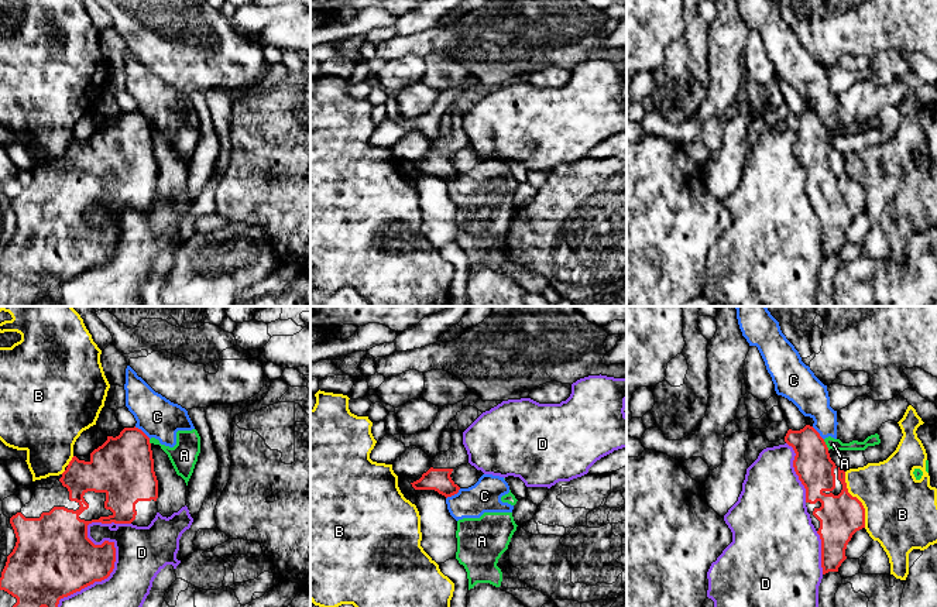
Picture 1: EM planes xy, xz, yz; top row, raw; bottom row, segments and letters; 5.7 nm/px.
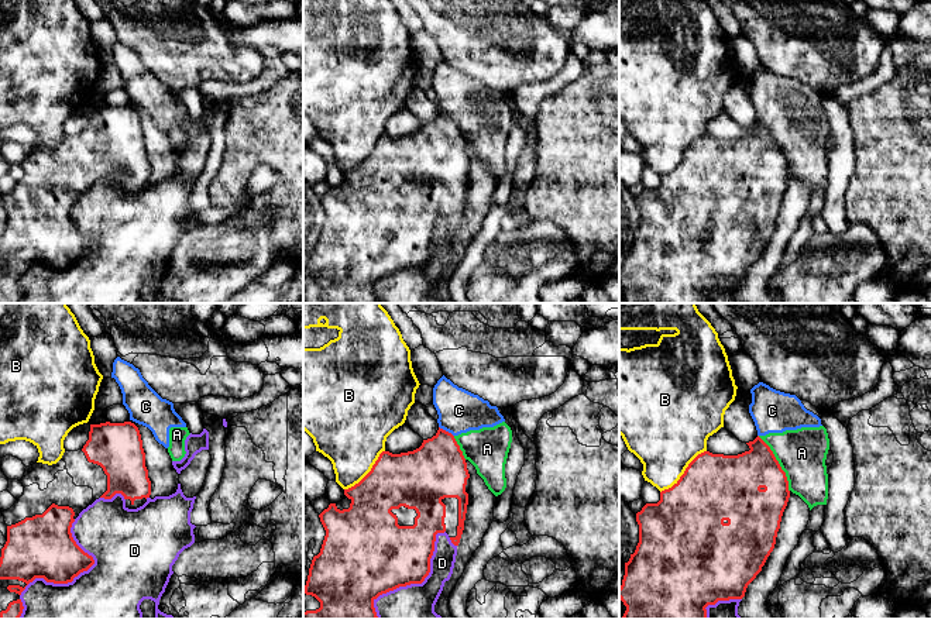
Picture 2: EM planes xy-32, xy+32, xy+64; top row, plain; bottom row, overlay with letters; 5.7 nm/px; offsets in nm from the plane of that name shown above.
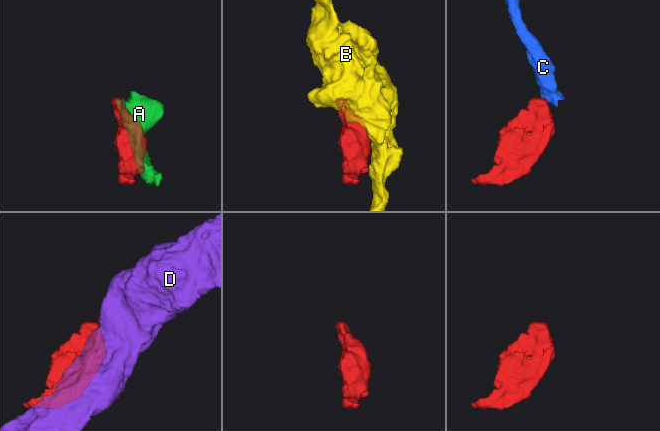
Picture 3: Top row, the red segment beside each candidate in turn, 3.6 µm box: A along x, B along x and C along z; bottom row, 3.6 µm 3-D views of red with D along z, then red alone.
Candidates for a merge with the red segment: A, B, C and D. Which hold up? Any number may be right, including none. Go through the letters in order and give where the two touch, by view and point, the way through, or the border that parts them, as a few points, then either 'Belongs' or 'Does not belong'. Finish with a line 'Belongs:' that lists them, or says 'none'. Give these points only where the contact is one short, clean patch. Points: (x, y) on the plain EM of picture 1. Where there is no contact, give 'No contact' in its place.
A: Touches red at yz (826, 129). Does not belong
B: Touches red at yz (857, 182). Does not belong
C: Touches red at xz (453, 178). Boundary: xz (460, 172), (446, 182). Does not belong
D: Touches red at xy (113, 249). Does not belong
Belongs: none

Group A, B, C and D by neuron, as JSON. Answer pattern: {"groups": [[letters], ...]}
{"groups": [["A", "C"], ["B"], ["D"]]}

